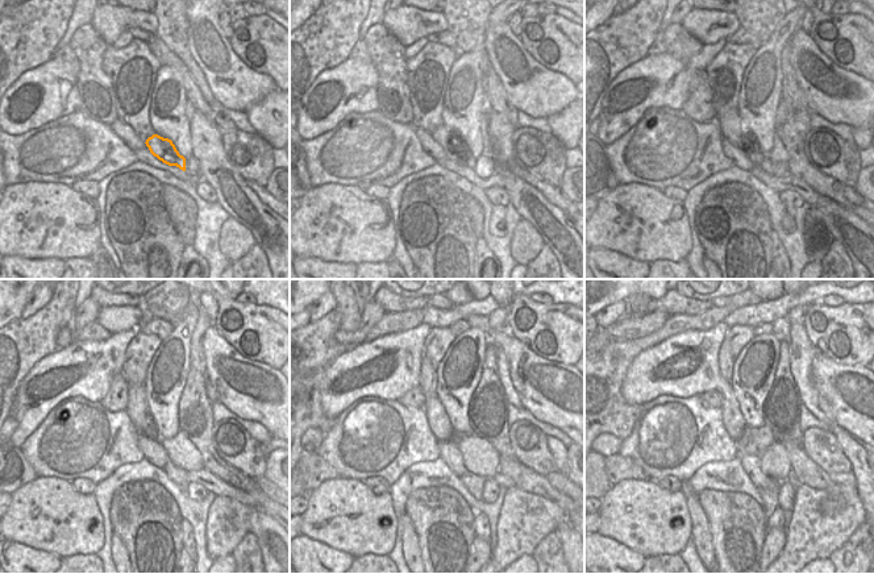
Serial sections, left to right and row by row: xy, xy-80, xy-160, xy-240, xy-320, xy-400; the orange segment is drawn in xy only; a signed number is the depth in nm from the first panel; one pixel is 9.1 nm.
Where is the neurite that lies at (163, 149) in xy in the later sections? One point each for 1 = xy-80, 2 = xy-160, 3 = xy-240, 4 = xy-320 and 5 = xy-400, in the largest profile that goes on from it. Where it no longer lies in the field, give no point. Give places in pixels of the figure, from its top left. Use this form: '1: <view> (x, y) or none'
1: xy-80 (453, 145)
2: xy-160 (729, 124)
3: xy-240 (137, 410)
4: xy-320 (428, 375)
5: xy-400 (725, 360)

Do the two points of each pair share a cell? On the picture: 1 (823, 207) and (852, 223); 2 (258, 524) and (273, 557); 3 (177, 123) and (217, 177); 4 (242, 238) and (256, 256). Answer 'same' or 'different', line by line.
1: same
2: same
3: different
4: different

